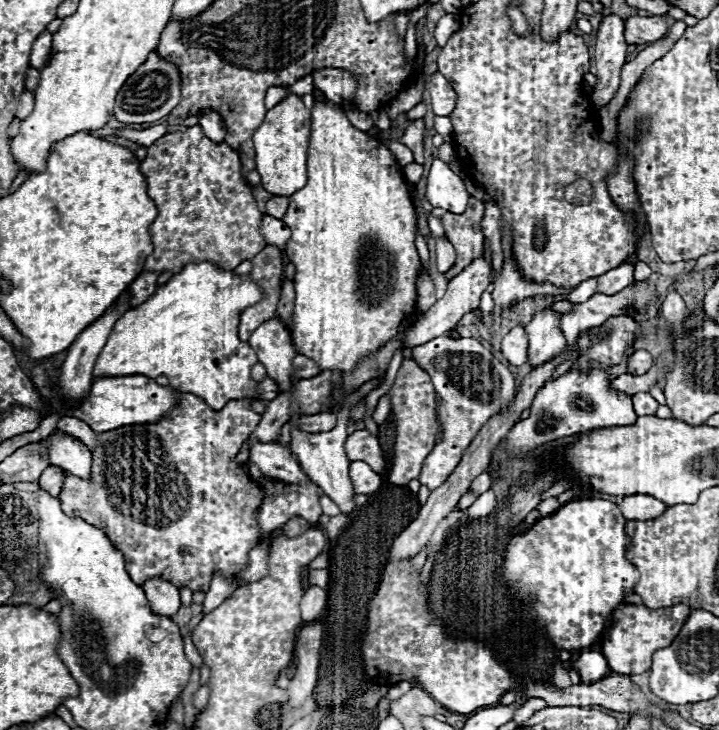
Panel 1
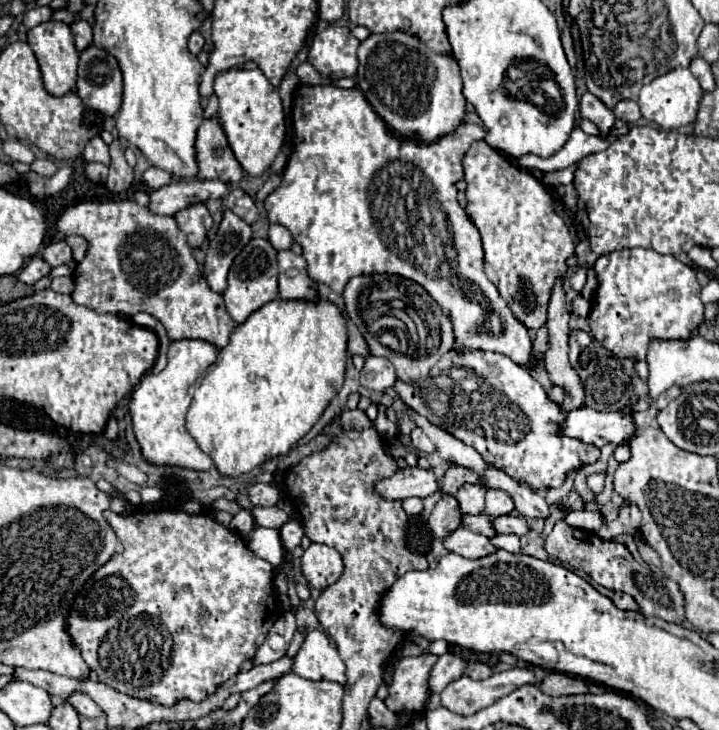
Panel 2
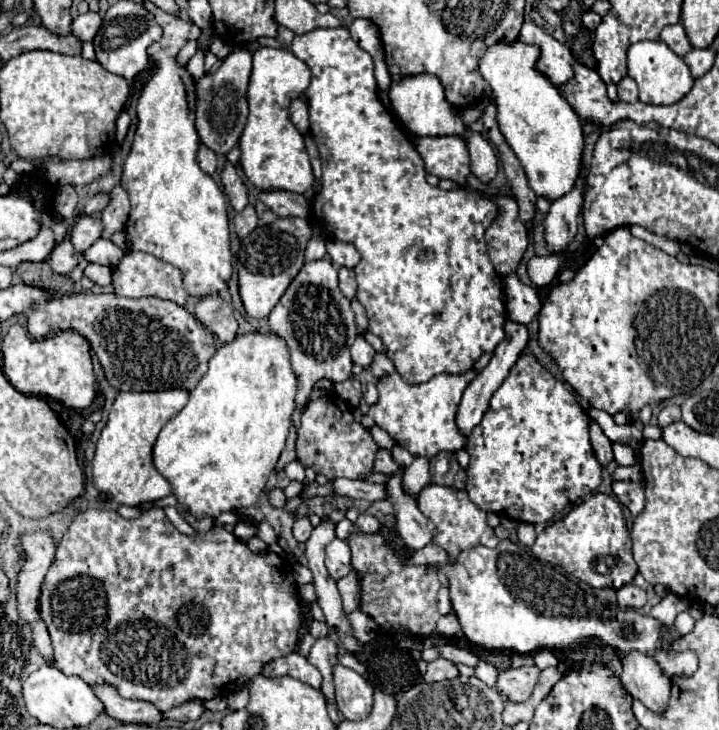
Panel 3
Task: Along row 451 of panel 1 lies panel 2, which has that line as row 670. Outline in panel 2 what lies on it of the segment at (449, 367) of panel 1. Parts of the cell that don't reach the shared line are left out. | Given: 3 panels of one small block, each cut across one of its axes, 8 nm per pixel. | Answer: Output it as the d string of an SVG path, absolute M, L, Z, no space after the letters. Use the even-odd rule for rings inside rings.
M446 652L444 656L438 658L438 662L434 664L432 672L430 672L430 690L444 690L446 684L450 684L452 680L458 680L466 670L466 662L452 654L452 652Z

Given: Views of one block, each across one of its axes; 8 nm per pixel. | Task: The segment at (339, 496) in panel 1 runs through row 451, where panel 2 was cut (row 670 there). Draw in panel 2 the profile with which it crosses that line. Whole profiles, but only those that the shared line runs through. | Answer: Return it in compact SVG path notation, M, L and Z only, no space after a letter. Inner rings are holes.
M312 630L306 634L302 648L294 656L292 672L308 680L330 680L346 684L344 662L336 646L330 644L322 630Z

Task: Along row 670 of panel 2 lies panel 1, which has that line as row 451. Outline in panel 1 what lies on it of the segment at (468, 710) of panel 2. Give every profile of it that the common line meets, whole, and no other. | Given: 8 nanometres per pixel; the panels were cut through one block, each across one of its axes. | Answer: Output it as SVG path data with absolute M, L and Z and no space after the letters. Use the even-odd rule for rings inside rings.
M568 370L554 382L548 382L542 390L538 390L532 406L530 416L522 422L516 422L506 434L504 450L510 458L526 458L536 448L544 446L546 442L572 436L586 430L596 430L598 426L630 426L636 422L636 414L628 394L610 390L612 378L604 370Z

